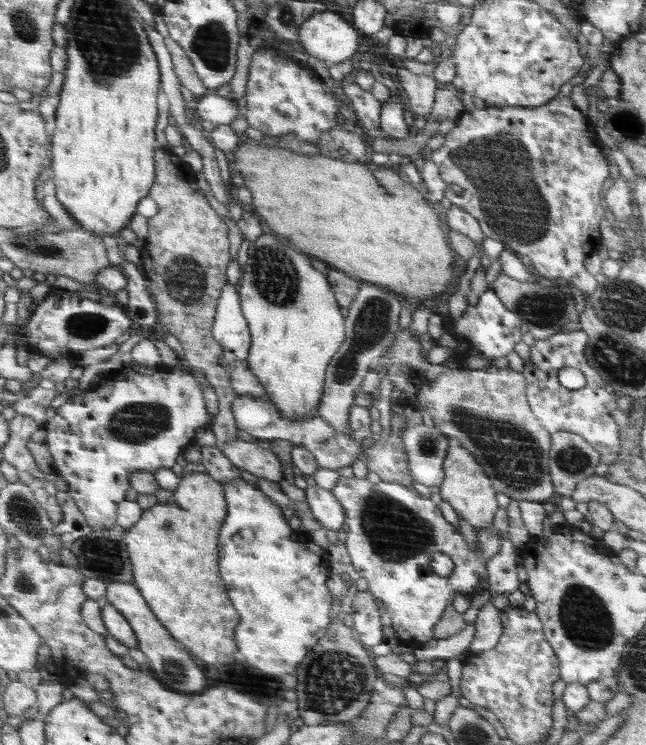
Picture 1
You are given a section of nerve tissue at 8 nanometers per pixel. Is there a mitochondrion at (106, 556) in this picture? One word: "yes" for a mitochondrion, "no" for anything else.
yes

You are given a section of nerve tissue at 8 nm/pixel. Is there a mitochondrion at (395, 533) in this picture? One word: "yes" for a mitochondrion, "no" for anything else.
yes

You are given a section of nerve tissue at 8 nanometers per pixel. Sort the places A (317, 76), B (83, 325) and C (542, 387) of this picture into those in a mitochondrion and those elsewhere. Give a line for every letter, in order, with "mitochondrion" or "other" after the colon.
A: other
B: mitochondrion
C: other

